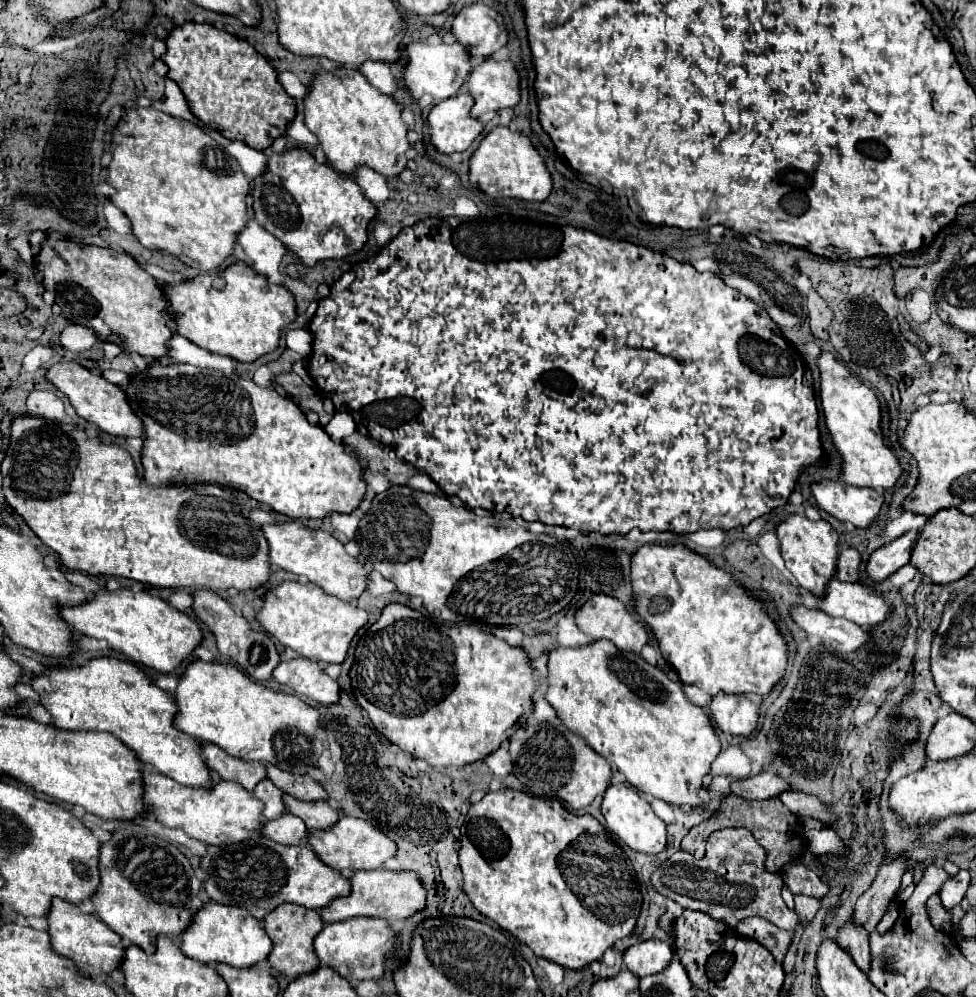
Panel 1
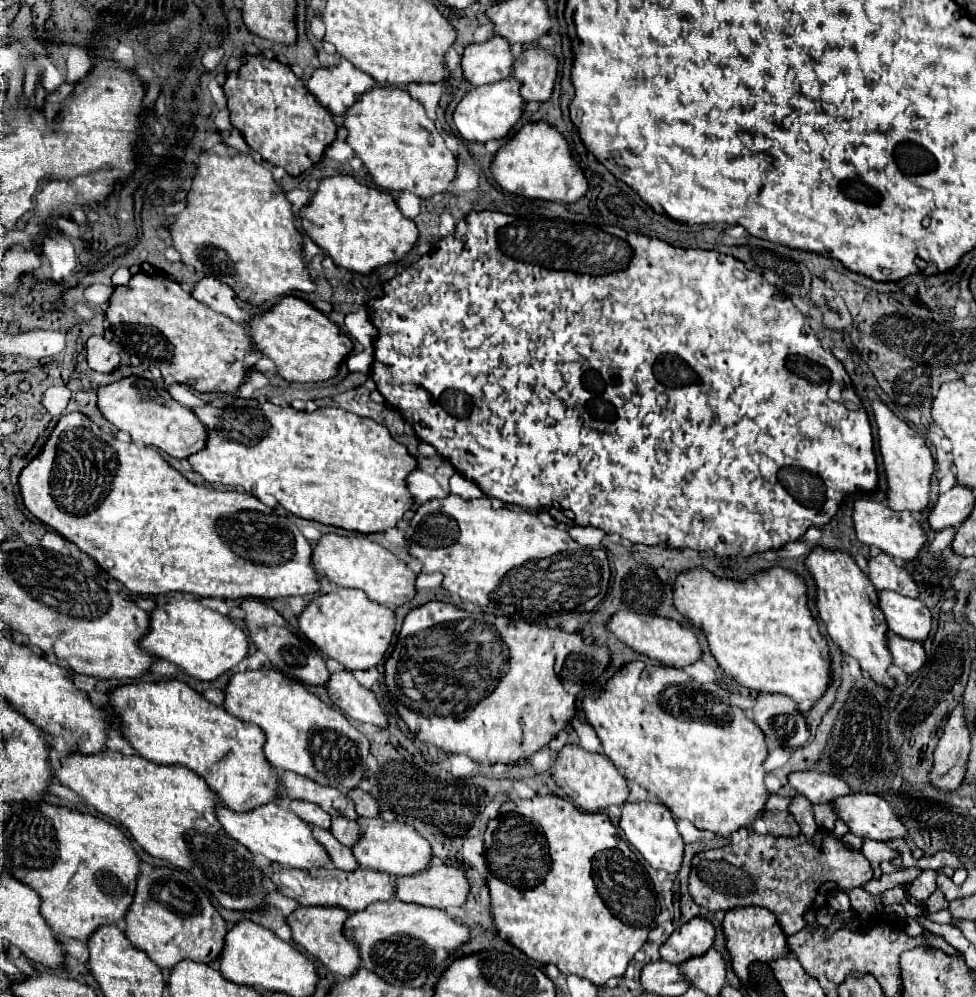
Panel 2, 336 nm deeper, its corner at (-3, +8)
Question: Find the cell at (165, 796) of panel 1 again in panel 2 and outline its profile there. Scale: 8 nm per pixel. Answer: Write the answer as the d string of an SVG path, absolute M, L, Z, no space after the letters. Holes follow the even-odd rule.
M267 803L251 813L235 813L231 809L219 807L217 817L223 825L223 829L241 845L245 845L253 855L263 855L269 861L275 861L279 865L295 867L295 869L315 869L315 867L329 867L329 855L319 845L319 841L311 833L311 825L299 819L293 811L281 809L277 803Z

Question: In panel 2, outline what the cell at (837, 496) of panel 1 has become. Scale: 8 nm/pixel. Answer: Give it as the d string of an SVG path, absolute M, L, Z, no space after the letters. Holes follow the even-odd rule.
M859 499L855 501L855 509L853 509L853 521L855 521L855 533L857 539L865 545L875 545L879 547L883 553L899 557L903 561L917 561L921 547L927 543L927 535L921 527L921 523L909 513L895 513L893 509L889 509L883 503L875 503L875 501L865 501Z

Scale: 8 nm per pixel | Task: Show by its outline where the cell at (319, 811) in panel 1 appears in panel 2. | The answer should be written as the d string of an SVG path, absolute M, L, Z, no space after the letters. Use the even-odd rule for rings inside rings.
M333 817L333 825L331 825L331 833L347 847L353 847L359 837L361 837L361 829L357 821L351 821L347 817Z

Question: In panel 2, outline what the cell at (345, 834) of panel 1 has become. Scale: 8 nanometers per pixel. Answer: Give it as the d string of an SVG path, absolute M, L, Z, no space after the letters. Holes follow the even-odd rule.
M359 819L361 839L359 845L353 847L353 855L357 857L363 869L379 869L393 877L407 877L421 873L431 863L431 845L423 839L411 825L407 823L387 823L383 819Z

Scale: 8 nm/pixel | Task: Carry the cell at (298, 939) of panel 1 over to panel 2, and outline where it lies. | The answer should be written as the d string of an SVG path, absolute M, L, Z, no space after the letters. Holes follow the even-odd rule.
M297 907L297 911L293 911L287 917L293 941L299 947L303 947L309 955L319 959L335 977L345 977L345 979L351 977L351 973L355 973L355 969L361 967L357 945L343 935L343 923L347 917L349 913L339 907Z

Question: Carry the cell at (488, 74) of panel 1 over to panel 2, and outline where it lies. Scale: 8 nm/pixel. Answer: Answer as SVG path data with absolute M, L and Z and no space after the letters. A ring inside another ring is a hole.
M535 45L525 49L513 65L513 77L523 83L521 87L523 99L539 103L549 101L559 73L557 67L559 59L551 51Z

